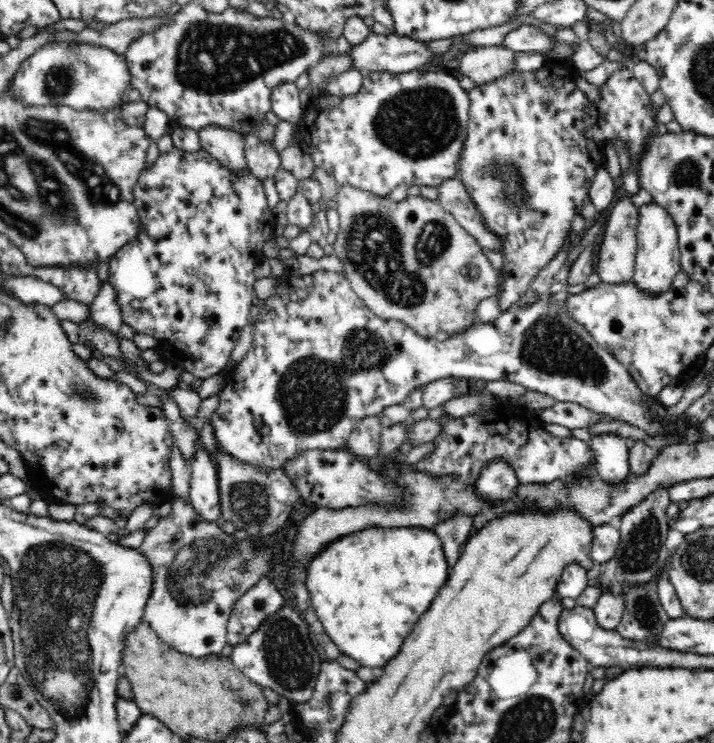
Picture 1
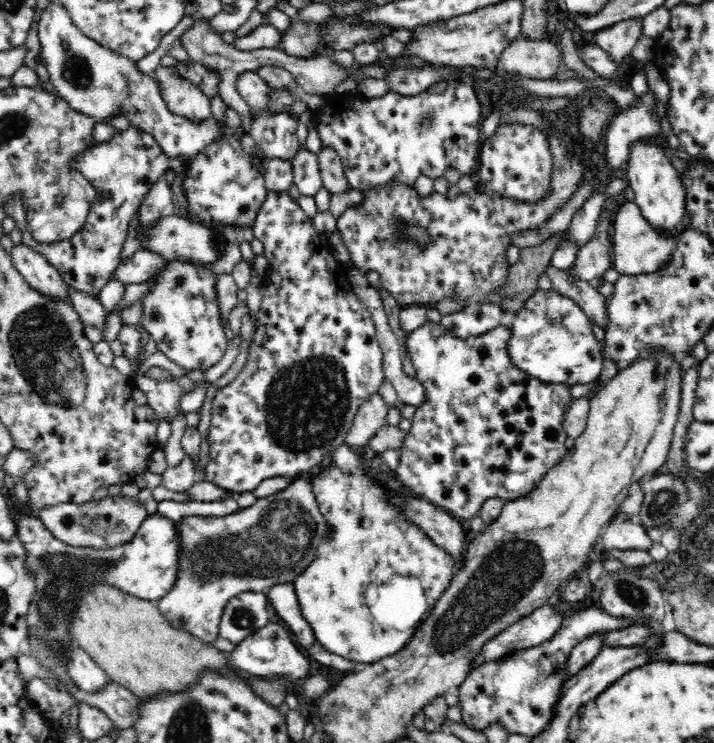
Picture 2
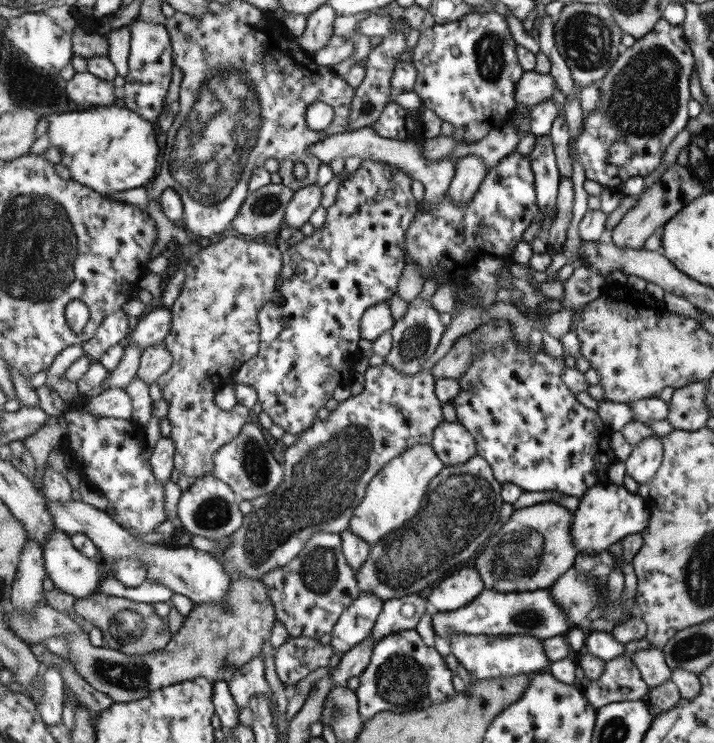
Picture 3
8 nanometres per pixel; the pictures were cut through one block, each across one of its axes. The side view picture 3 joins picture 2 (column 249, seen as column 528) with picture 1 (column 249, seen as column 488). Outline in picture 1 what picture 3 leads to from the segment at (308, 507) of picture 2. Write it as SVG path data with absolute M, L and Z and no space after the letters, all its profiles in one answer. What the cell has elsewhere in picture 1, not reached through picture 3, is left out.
M172 497L171 501L174 502L173 514L148 530L142 546L137 549L138 555L142 555L151 568L151 591L141 622L146 623L161 640L161 644L170 650L194 658L220 655L227 643L227 623L234 604L272 571L274 554L270 547L250 546L248 539L242 542L236 540L232 531L225 529L219 522L210 524L204 521L190 507L188 500Z

